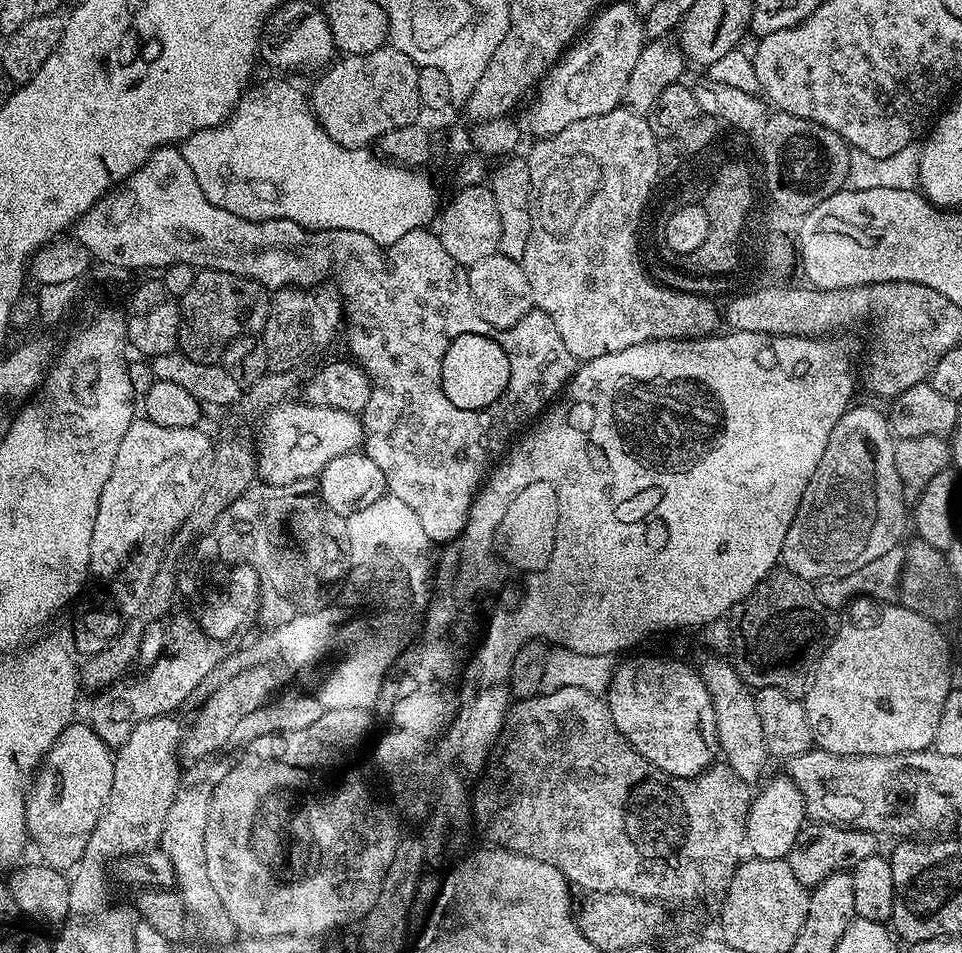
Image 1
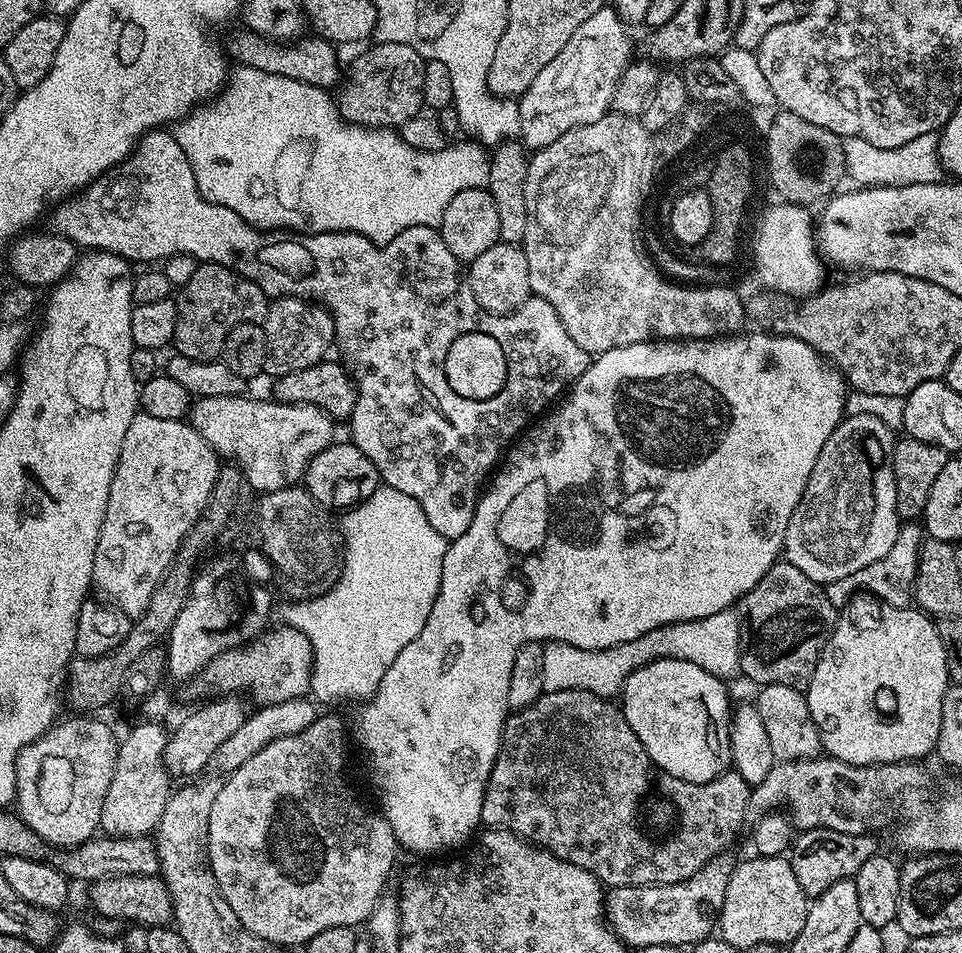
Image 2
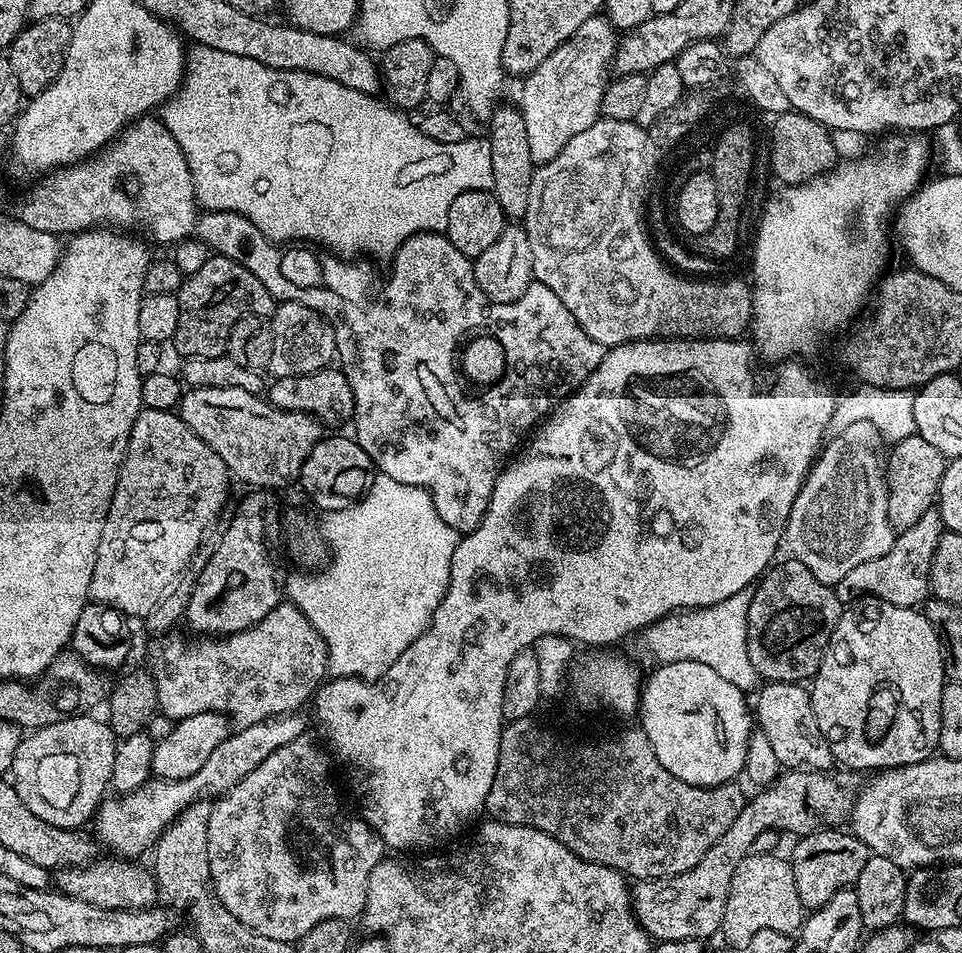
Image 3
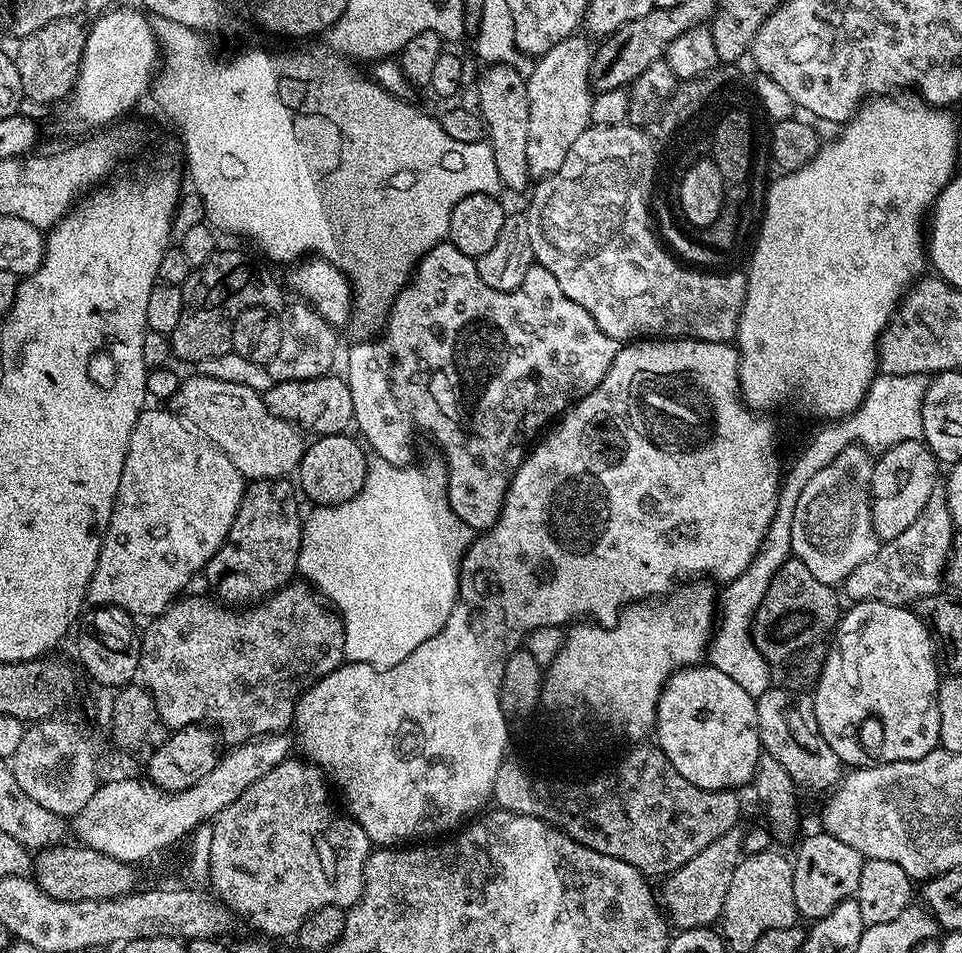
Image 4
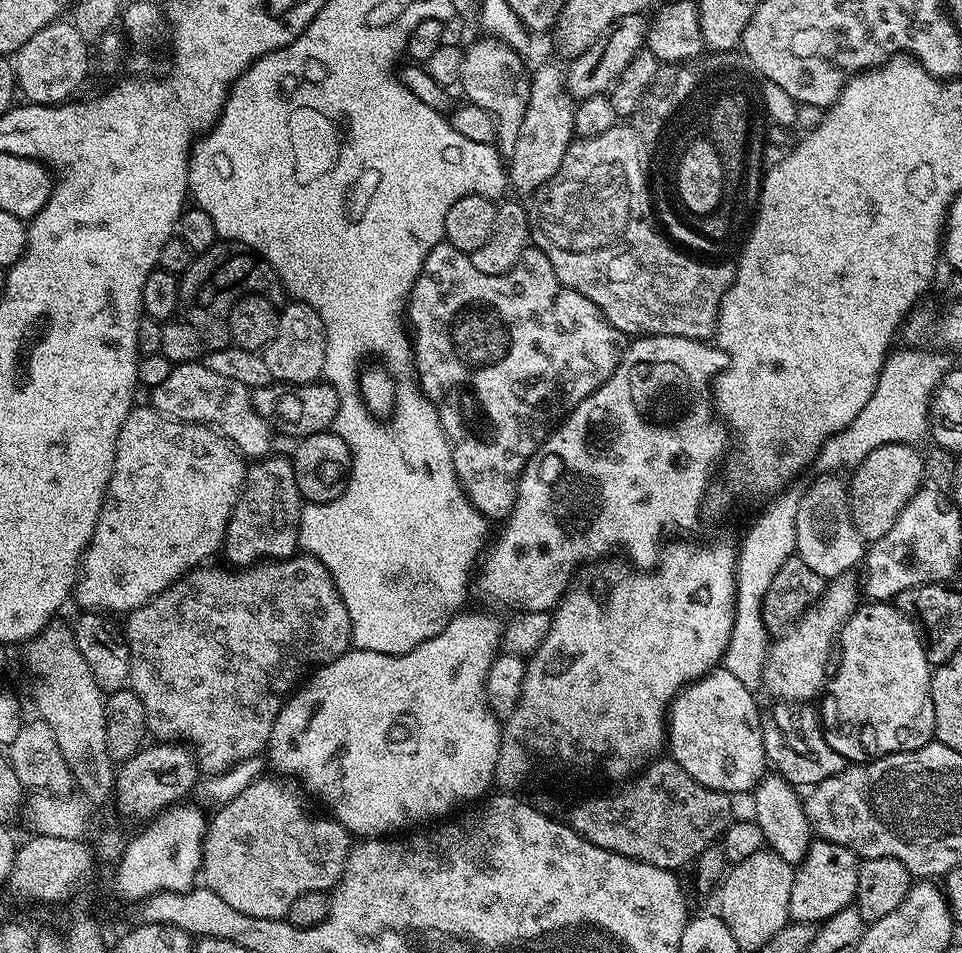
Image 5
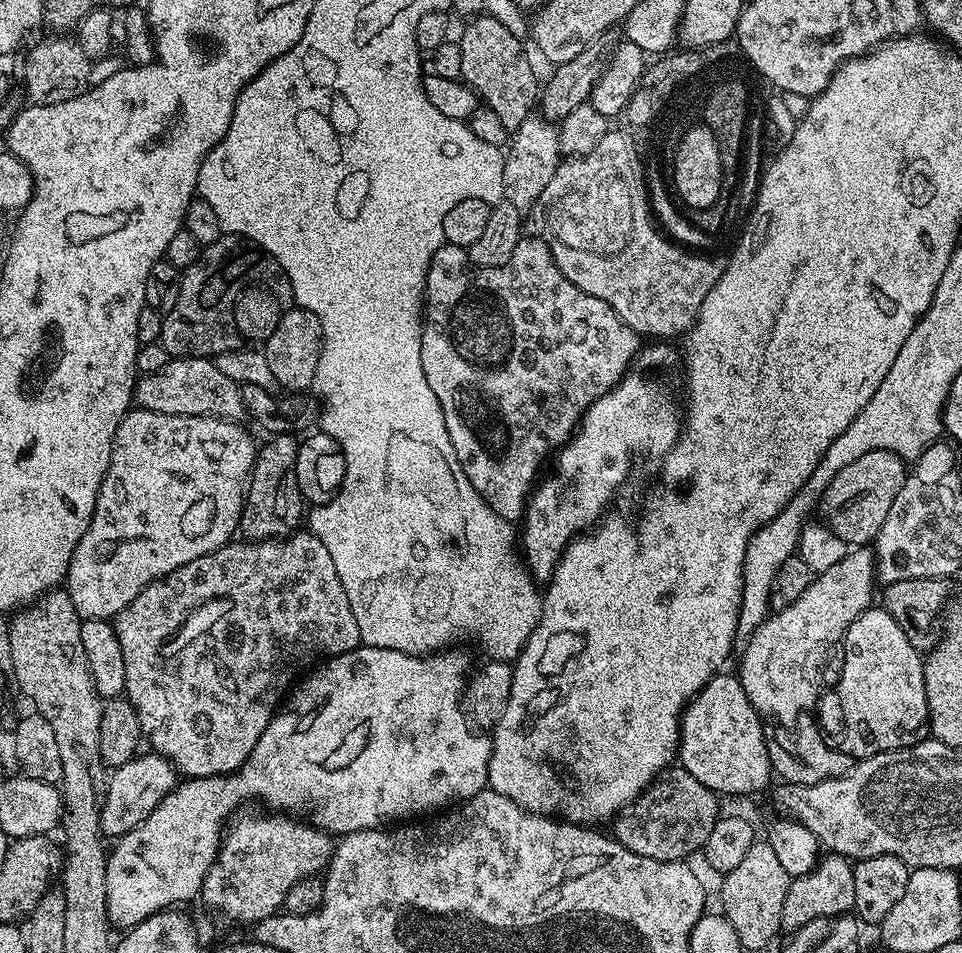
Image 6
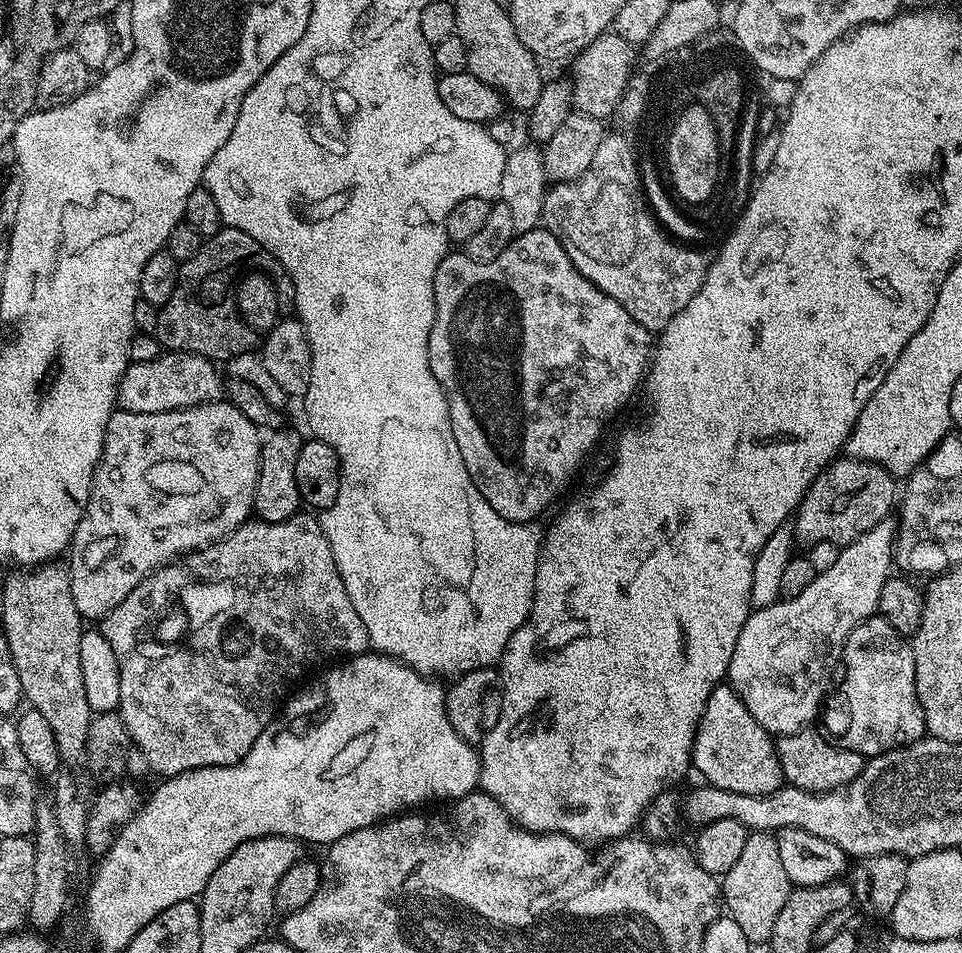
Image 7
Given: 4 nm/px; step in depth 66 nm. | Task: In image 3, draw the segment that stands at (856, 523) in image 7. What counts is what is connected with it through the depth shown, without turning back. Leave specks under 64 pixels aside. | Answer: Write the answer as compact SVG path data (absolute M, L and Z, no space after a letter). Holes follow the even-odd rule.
M921 436L902 438L891 445L887 470L888 518L893 529L903 530L914 526L914 522L918 522L926 510L934 507L945 463L945 456Z

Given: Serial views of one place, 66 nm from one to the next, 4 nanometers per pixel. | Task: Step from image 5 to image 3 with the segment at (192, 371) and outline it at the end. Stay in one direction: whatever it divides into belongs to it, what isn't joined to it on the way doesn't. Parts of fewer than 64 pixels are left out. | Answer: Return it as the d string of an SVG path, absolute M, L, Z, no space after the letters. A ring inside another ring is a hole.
M202 386L188 388L178 405L180 420L222 462L229 473L256 490L277 490L295 481L302 462L322 439L322 425L304 412L276 408L263 395L250 390L234 390L234 386Z

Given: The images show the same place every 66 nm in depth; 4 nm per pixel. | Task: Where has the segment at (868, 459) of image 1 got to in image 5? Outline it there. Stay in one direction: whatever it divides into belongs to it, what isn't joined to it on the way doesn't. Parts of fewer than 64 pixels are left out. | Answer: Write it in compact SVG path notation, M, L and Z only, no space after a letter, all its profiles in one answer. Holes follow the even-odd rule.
M839 475L822 476L813 479L811 486L806 490L802 502L798 502L798 522L796 523L796 555L814 570L814 574L831 578L840 576L843 572L849 572L863 561L866 555L866 541L856 529L856 524L852 521L850 511L849 496L850 488L847 483L840 481Z

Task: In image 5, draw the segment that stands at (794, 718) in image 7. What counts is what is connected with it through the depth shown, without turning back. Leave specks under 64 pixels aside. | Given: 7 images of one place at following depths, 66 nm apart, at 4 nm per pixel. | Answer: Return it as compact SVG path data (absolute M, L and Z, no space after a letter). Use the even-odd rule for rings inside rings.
M849 571L831 577L820 599L805 610L803 616L787 632L779 633L771 641L760 682L763 691L776 696L772 698L780 702L812 702L817 699L815 696L819 694L820 687L823 684L825 687L826 677L830 672L828 659L831 656L833 659L834 645L840 630L862 600L861 581L857 577L855 580L853 576Z

